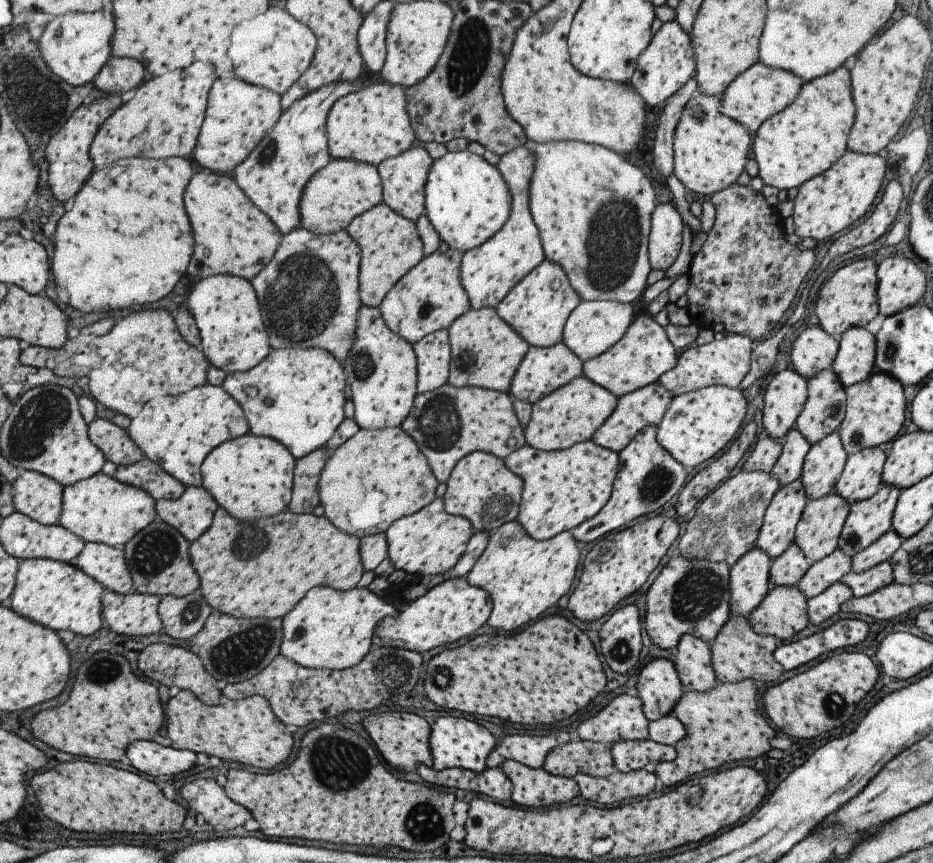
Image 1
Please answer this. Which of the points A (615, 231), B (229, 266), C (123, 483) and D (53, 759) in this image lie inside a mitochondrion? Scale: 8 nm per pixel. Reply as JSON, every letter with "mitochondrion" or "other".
{"A":"mitochondrion","B":"other","C":"other","D":"other"}

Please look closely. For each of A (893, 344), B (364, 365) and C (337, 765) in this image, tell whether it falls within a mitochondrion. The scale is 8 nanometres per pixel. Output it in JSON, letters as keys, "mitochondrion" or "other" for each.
{"A":"mitochondrion","B":"mitochondrion","C":"mitochondrion"}

